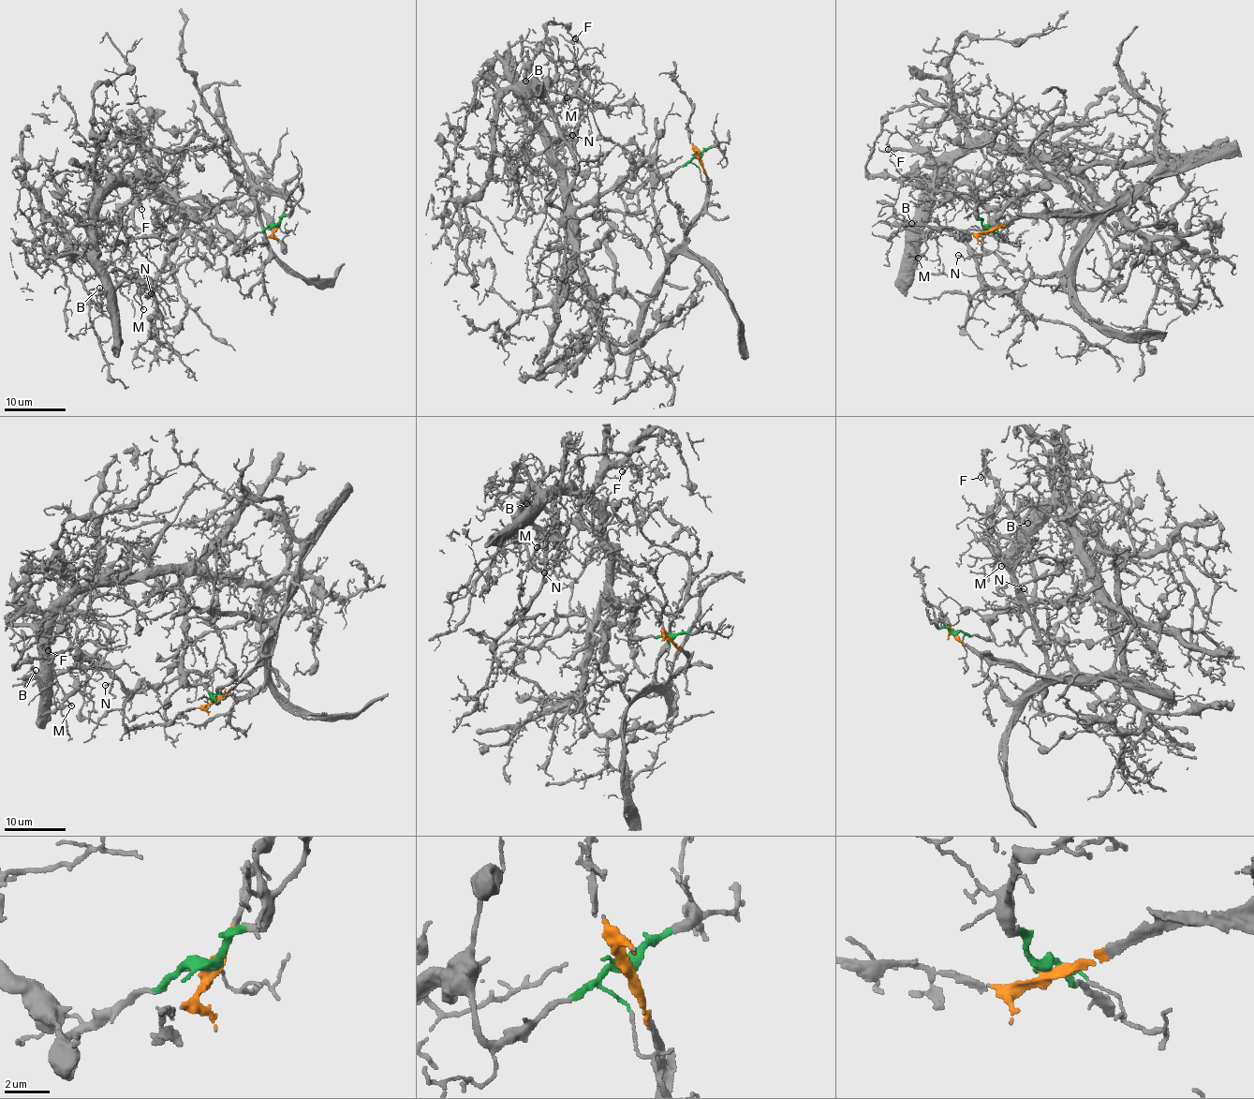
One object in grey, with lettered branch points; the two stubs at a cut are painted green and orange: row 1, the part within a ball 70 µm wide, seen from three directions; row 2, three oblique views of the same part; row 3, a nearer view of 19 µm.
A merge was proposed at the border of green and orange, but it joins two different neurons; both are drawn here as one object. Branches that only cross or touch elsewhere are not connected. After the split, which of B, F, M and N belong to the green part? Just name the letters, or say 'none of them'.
B, F, M, N

